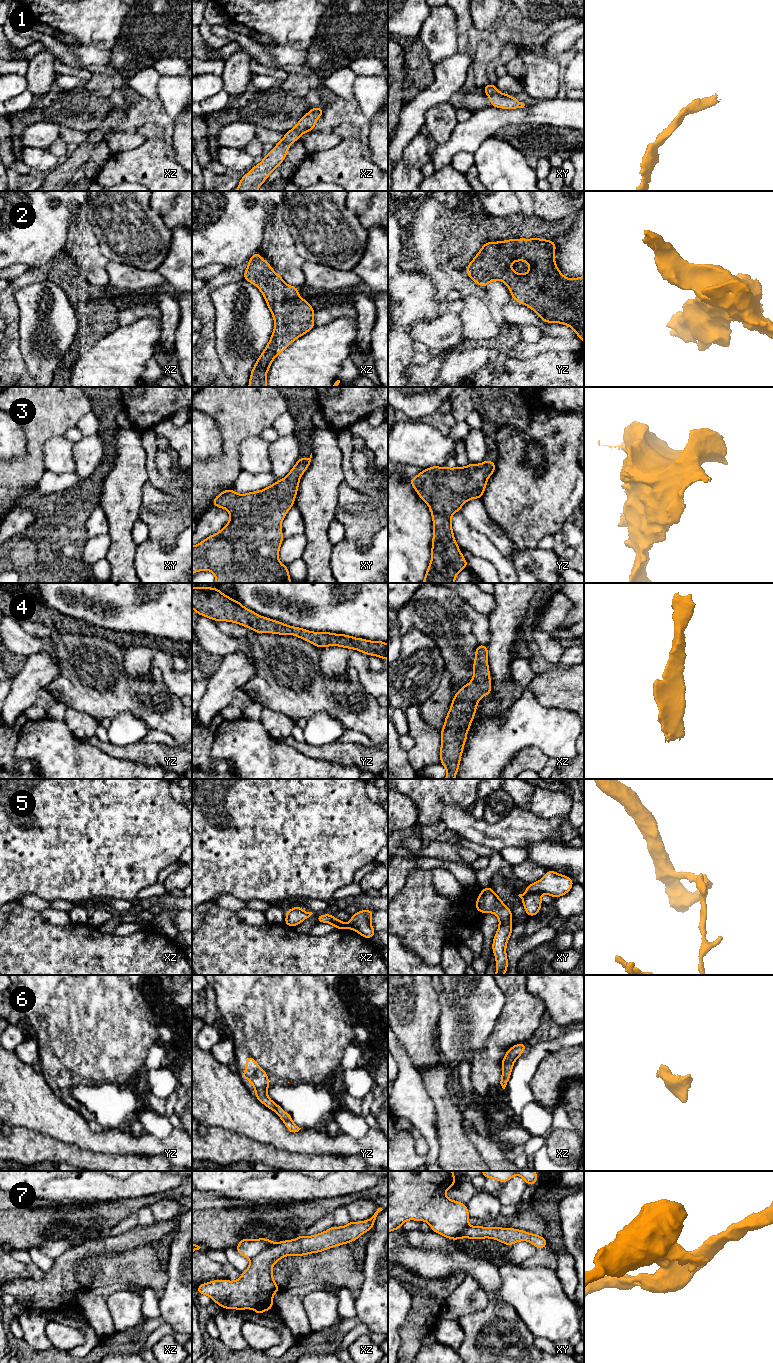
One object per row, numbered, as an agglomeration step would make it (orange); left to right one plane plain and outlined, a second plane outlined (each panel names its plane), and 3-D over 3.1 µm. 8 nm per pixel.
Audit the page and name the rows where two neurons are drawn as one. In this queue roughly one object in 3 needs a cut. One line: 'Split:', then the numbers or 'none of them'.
Split: 5, 7

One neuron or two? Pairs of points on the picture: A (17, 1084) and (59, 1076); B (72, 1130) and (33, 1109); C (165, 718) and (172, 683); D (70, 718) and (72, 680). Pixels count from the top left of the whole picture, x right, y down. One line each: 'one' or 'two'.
A: two
B: one
C: two
D: two

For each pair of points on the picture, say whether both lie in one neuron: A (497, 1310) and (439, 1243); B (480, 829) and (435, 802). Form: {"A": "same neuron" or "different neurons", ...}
{"A": "different neurons", "B": "different neurons"}

